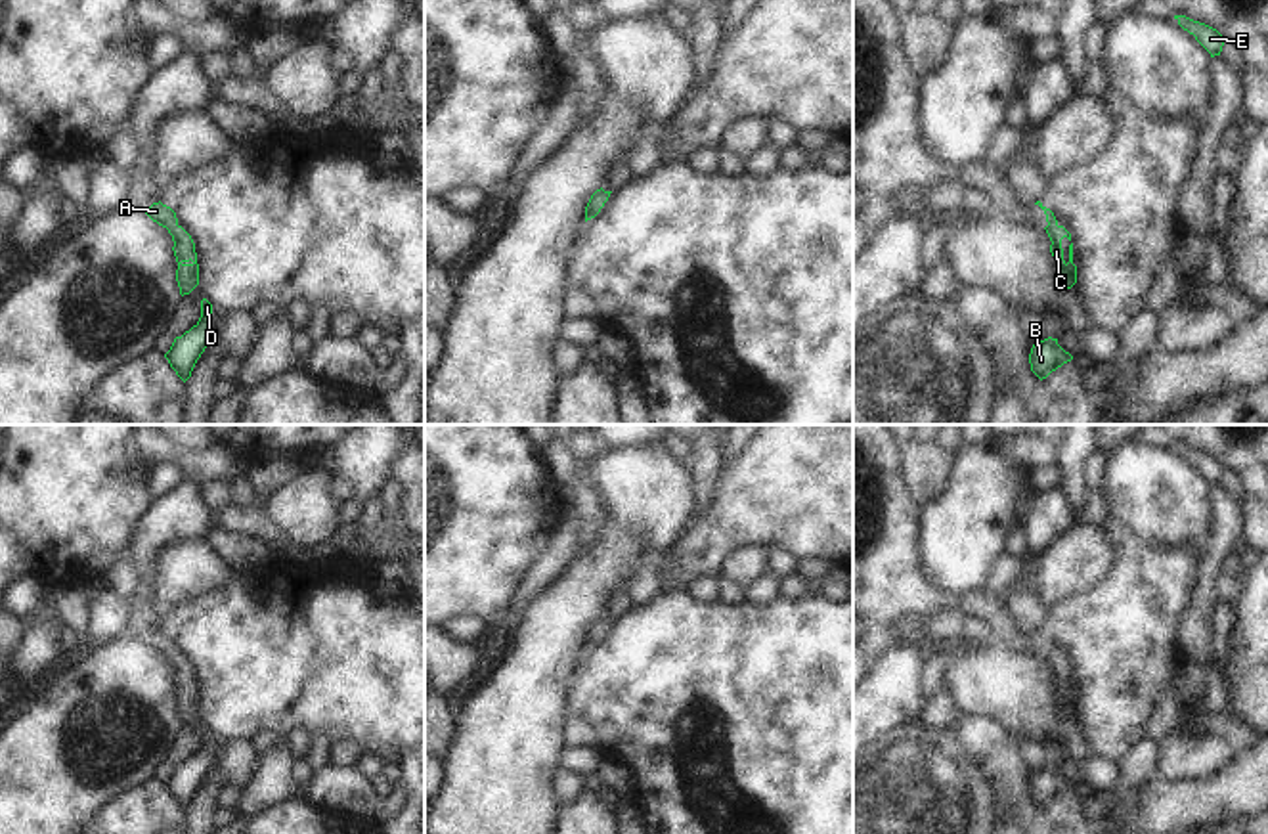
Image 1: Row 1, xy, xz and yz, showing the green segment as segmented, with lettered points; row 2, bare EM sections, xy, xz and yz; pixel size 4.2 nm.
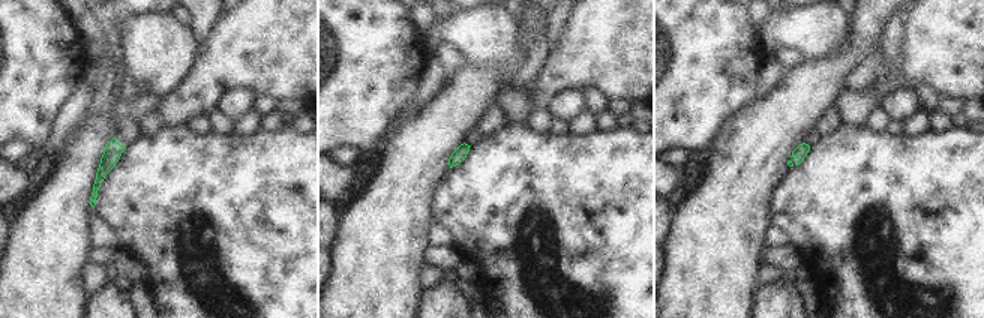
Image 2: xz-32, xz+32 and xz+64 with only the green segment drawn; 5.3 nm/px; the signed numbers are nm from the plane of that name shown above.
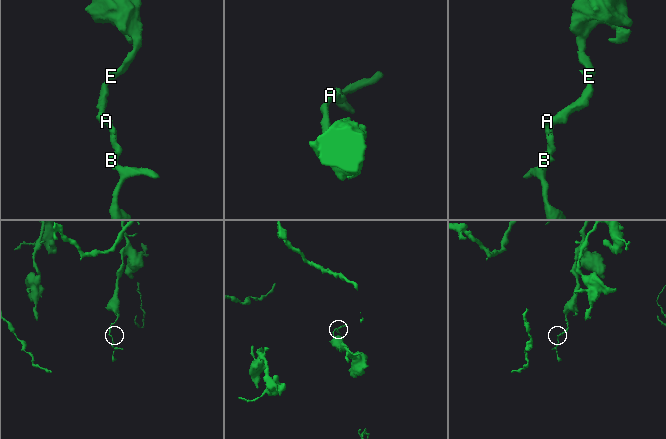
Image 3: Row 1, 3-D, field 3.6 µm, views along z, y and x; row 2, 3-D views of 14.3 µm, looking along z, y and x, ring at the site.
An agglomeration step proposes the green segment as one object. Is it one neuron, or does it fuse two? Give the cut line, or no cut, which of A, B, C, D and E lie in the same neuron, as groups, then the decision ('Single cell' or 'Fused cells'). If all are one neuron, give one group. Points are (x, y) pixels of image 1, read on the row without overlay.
No split. Groups: A B C D E. Single cell.

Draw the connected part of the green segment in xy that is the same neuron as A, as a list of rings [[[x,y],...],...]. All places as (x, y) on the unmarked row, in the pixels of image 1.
[[[161,629],[147,635],[145,643],[172,664],[180,723],[189,723],[199,713],[199,692],[191,664],[178,652],[176,641]]]

